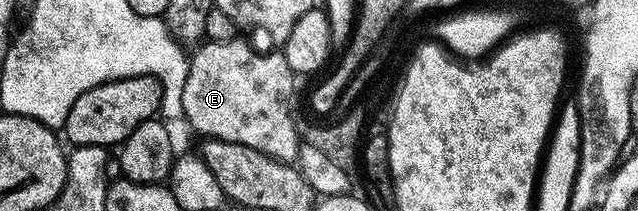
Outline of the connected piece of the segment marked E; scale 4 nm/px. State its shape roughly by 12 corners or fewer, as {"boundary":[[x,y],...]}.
{"boundary":[[206,41],[189,58],[195,133],[299,158],[284,53]]}

